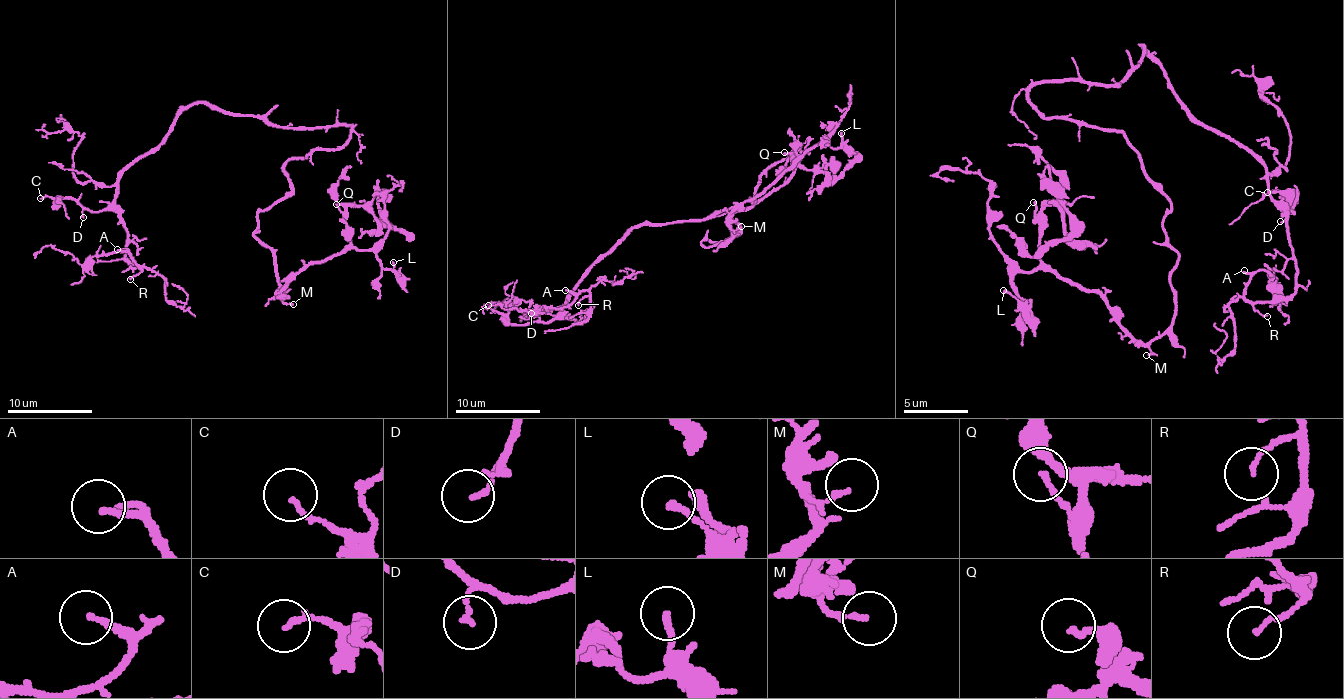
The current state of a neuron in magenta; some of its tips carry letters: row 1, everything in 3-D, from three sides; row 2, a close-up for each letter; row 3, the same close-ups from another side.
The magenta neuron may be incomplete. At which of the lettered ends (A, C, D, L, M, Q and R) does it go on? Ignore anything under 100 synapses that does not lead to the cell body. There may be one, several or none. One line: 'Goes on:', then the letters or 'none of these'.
Goes on: none of these

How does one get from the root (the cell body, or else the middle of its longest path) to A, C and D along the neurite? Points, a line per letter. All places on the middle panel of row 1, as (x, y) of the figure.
A: (792, 171), (750, 207), (637, 224), (565, 302), (580, 324), (590, 294), (565, 290)
C: (792, 171), (750, 207), (720, 209), (703, 220), (637, 224), (548, 322), (510, 324), (488, 305)
D: (792, 171), (750, 207), (720, 209), (703, 220), (637, 224), (554, 317), (533, 322), (531, 313)

